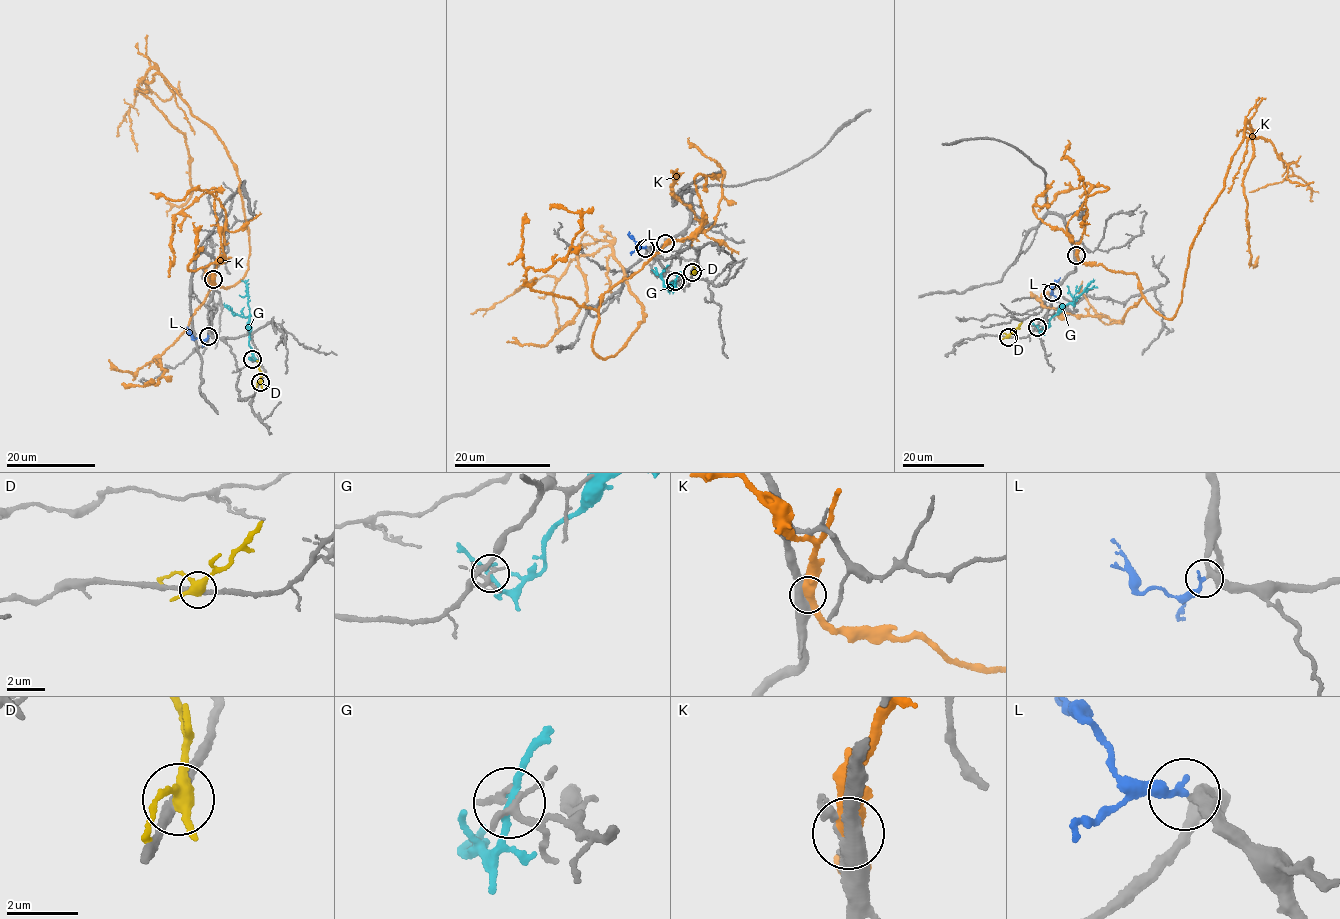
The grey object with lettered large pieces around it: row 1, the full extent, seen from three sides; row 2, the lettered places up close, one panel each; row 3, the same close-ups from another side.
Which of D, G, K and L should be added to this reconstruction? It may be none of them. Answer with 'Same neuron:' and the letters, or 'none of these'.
Same neuron: L

